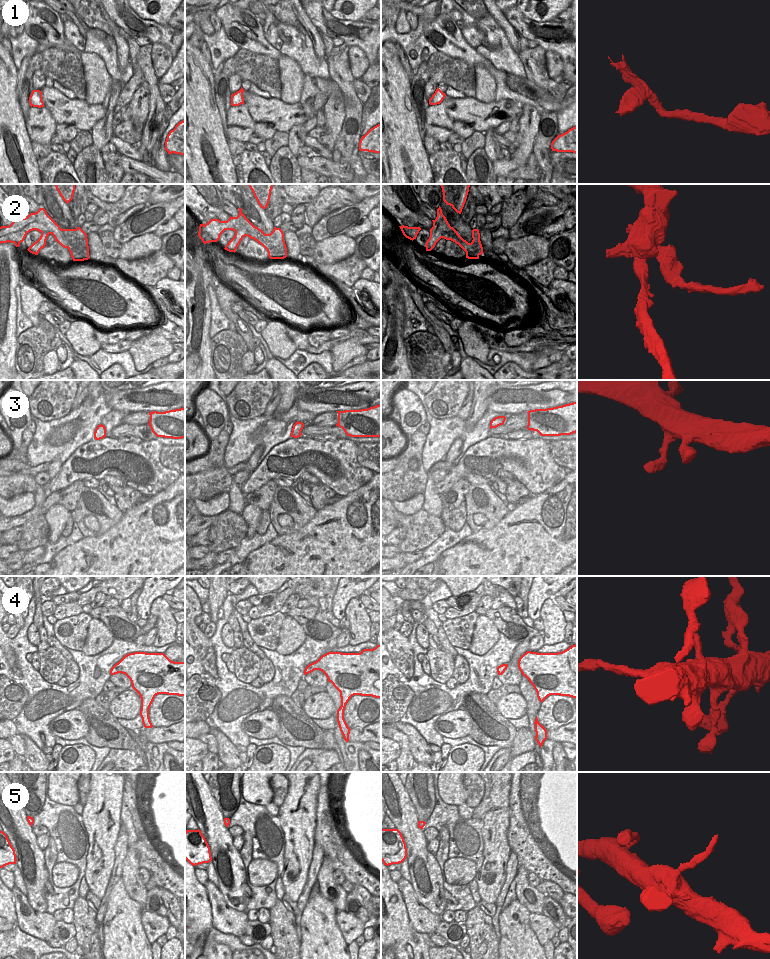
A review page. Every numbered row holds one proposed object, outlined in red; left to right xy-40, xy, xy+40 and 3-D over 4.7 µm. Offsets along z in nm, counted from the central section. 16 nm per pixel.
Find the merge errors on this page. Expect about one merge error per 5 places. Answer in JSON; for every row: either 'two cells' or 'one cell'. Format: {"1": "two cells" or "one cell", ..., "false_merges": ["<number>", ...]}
{"1": "two cells", "2": "two cells", "3": "one cell", "4": "one cell", "5": "one cell", "false_merges": ["1", "2"]}

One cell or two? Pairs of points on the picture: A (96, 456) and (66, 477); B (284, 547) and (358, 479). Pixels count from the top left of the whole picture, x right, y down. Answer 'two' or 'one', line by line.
A: one
B: two

